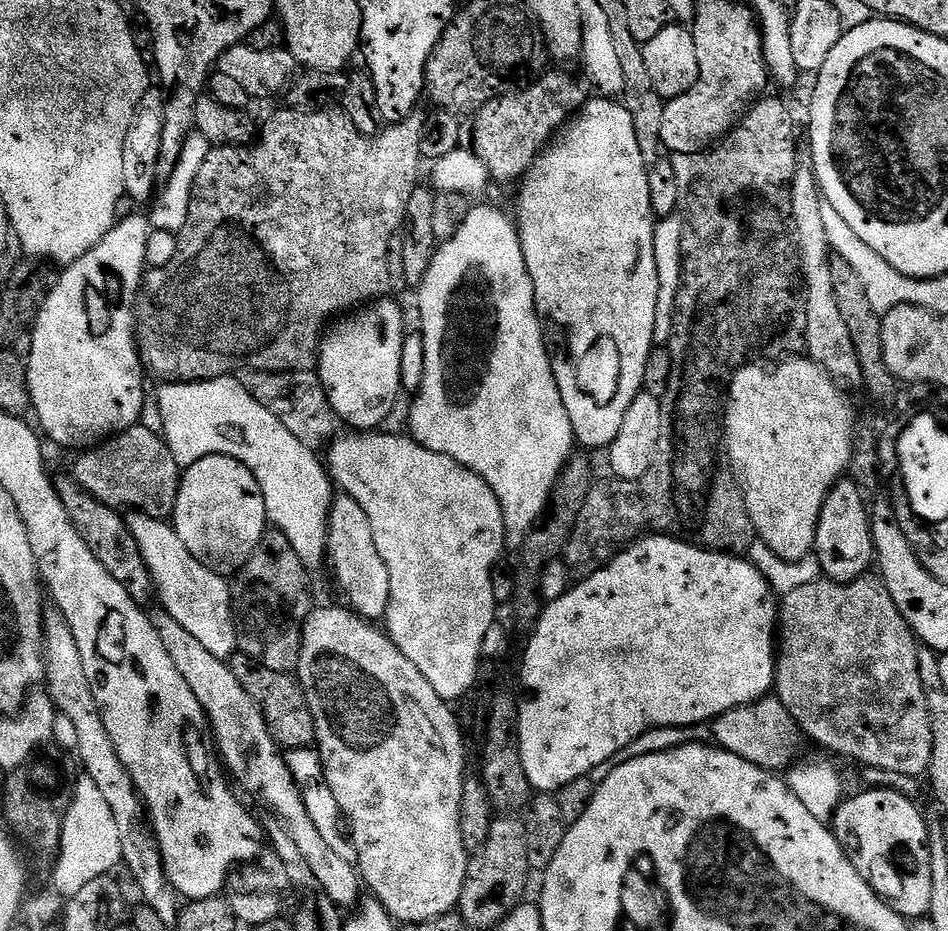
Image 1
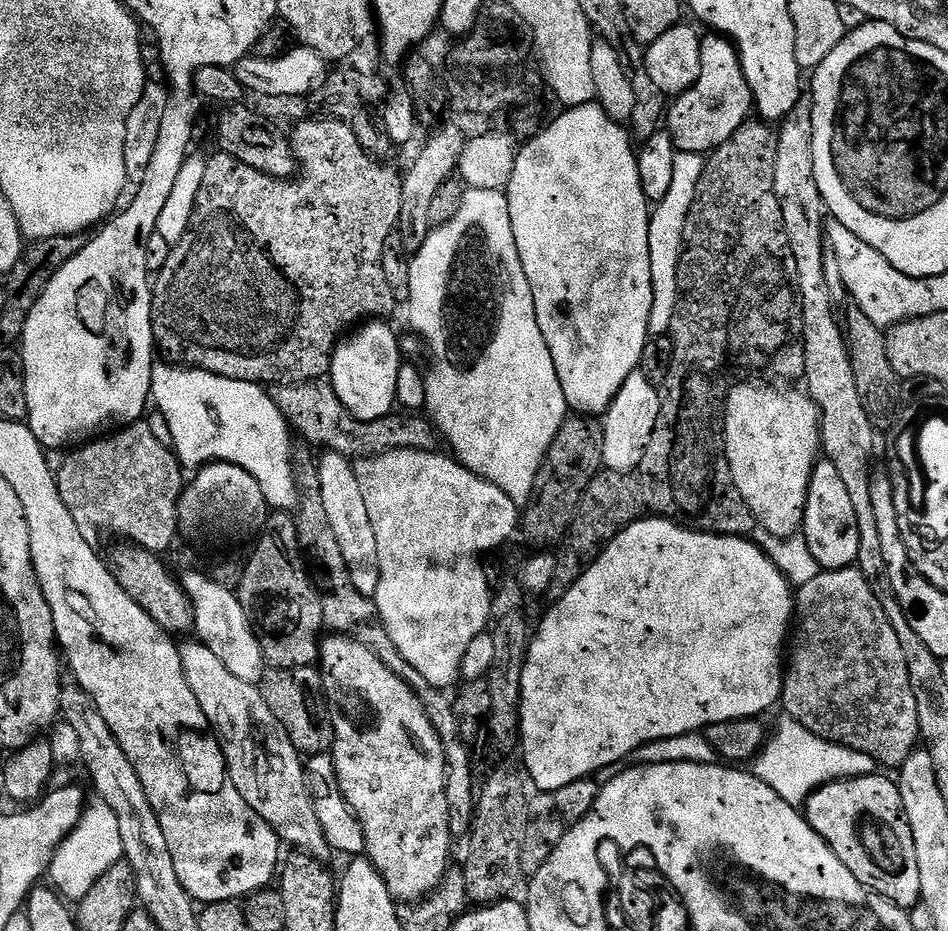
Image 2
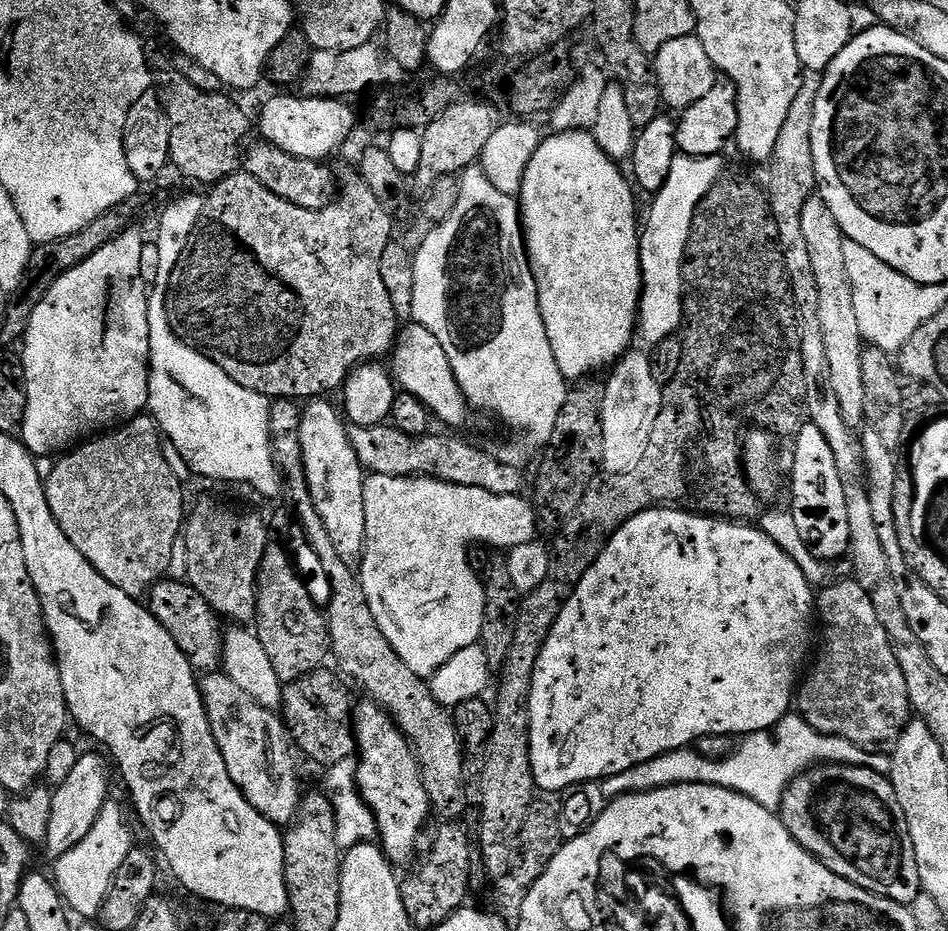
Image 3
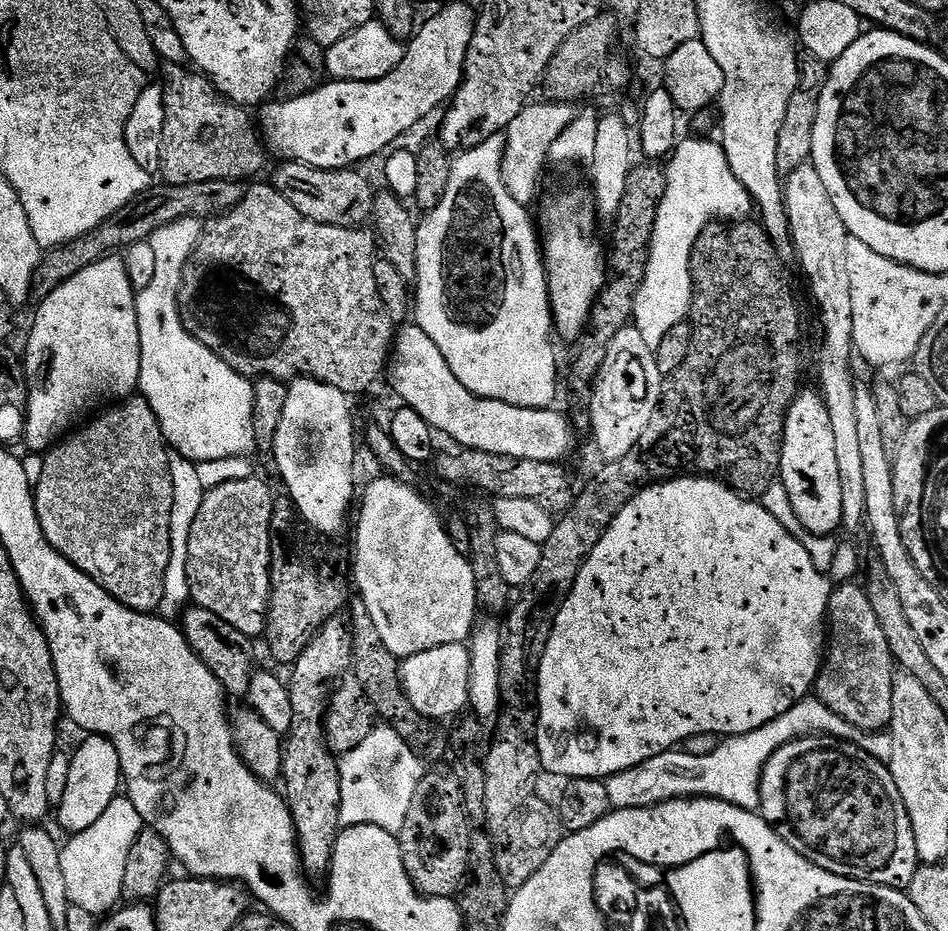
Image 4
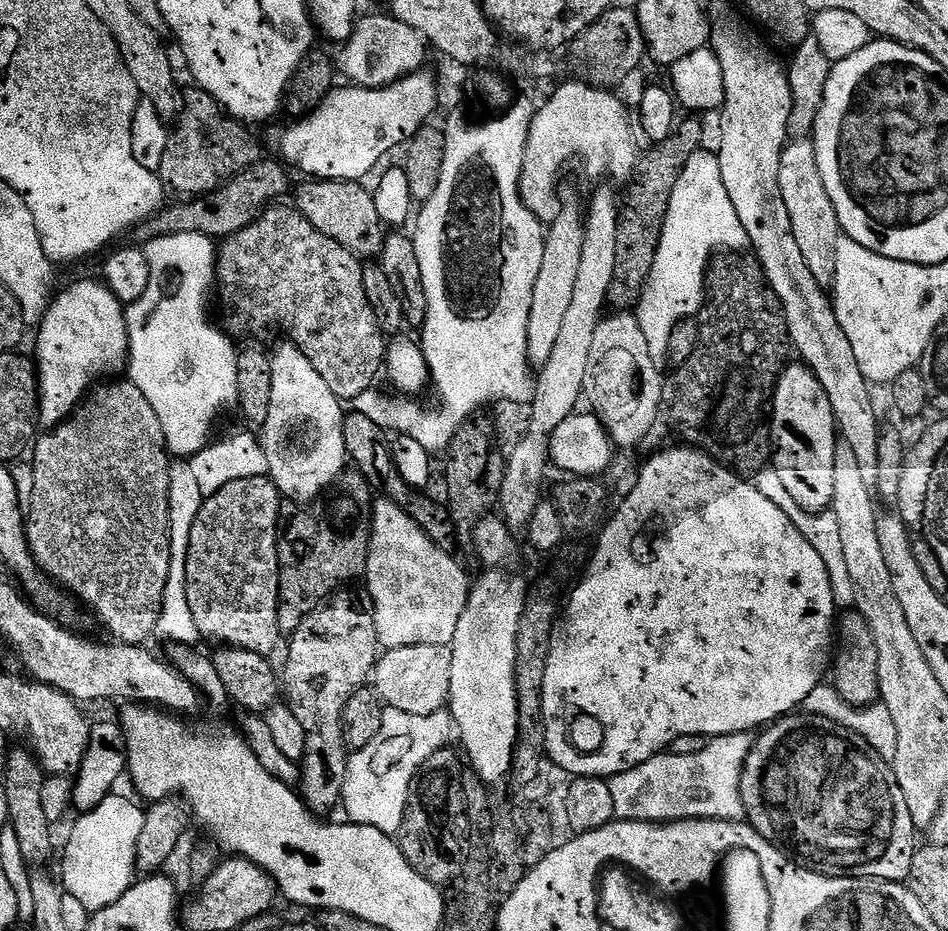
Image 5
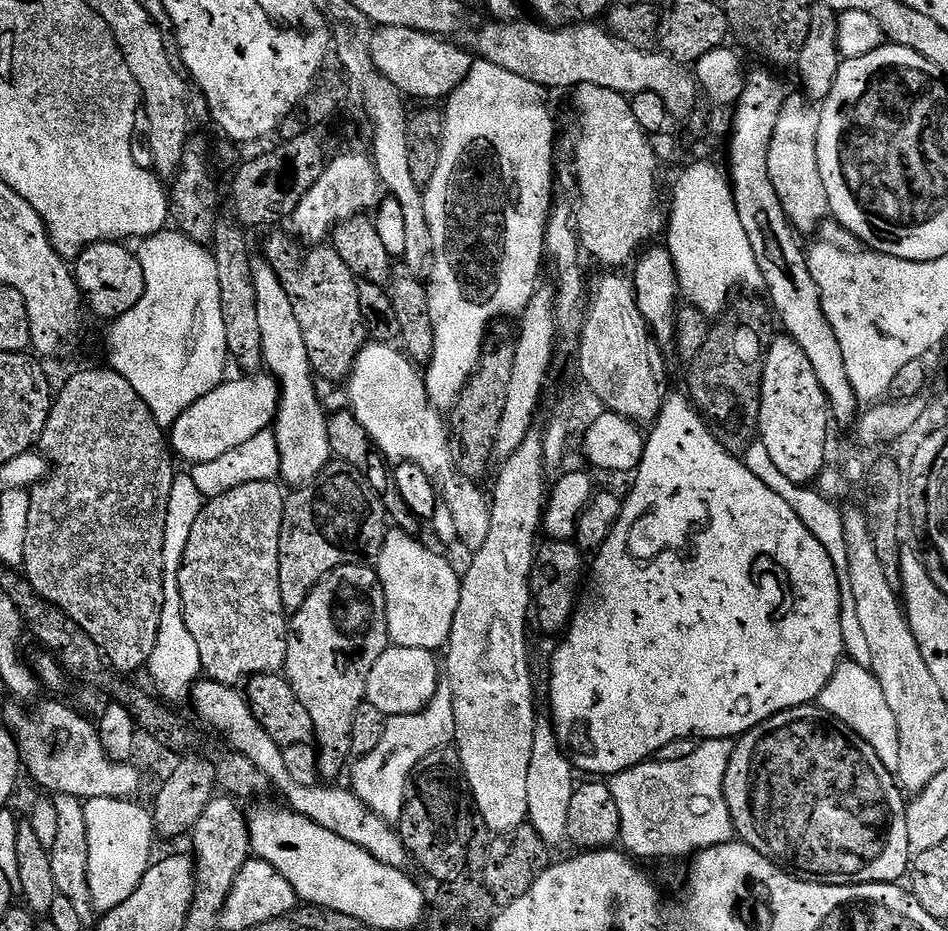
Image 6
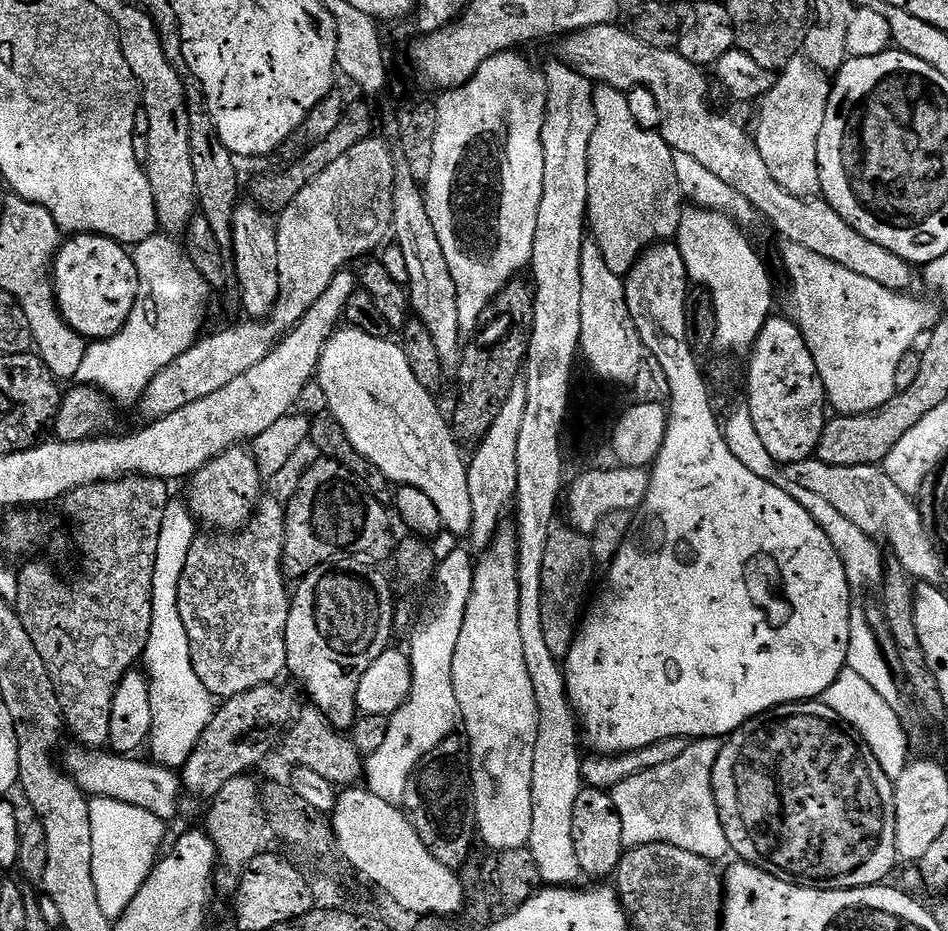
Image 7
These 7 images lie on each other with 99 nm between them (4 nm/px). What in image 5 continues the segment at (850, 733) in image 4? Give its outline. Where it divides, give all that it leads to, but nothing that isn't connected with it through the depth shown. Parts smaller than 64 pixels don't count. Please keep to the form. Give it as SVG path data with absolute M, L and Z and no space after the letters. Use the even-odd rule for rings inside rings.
M746 732L717 736L694 752L681 756L661 754L634 766L608 780L610 795L614 797L614 810L618 820L636 820L646 824L673 824L679 820L722 820L736 822L741 819L744 804L740 801L740 775L744 763L752 752L753 737Z

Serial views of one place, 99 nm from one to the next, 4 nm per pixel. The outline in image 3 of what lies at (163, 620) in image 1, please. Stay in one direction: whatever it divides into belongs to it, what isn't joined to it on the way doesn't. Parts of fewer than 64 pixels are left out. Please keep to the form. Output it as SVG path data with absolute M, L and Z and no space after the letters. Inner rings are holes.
M223 670L201 675L198 683L212 733L218 742L218 750L222 750L226 770L230 770L230 778L234 778L234 786L242 790L250 806L254 806L254 810L263 814L270 823L277 826L291 824L300 808L302 791L300 792L300 776L296 773L297 753L294 751L294 741L288 725L275 711L262 707L250 694L246 694Z

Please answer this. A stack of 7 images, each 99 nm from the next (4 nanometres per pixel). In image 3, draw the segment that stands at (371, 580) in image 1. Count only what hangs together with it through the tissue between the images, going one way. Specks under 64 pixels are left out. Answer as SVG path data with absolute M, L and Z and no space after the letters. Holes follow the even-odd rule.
M316 398L303 409L300 426L302 458L313 504L326 524L339 557L346 566L356 570L364 559L366 547L366 469L360 464L358 454L354 454L354 446L348 437L349 425L341 409L337 405L335 408L330 401L328 398Z

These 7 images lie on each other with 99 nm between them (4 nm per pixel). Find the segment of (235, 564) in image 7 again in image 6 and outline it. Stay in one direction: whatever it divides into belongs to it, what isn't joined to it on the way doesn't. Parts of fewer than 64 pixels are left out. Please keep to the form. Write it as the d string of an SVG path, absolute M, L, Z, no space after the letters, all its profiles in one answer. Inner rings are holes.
M275 479L268 481L246 482L244 485L234 486L221 496L209 499L204 505L204 509L198 514L194 526L190 530L190 538L184 547L184 557L180 563L180 572L176 575L176 580L180 584L180 597L182 598L182 610L184 618L182 627L188 631L188 636L192 639L192 644L196 647L196 656L200 659L199 667L204 667L203 675L207 679L219 684L239 685L254 676L261 676L267 672L279 673L284 667L286 650L288 649L288 629L290 627L289 617L284 610L284 603L280 594L280 583L278 582L278 554L280 553L280 531L282 530L282 518L284 517L284 502L286 492Z

